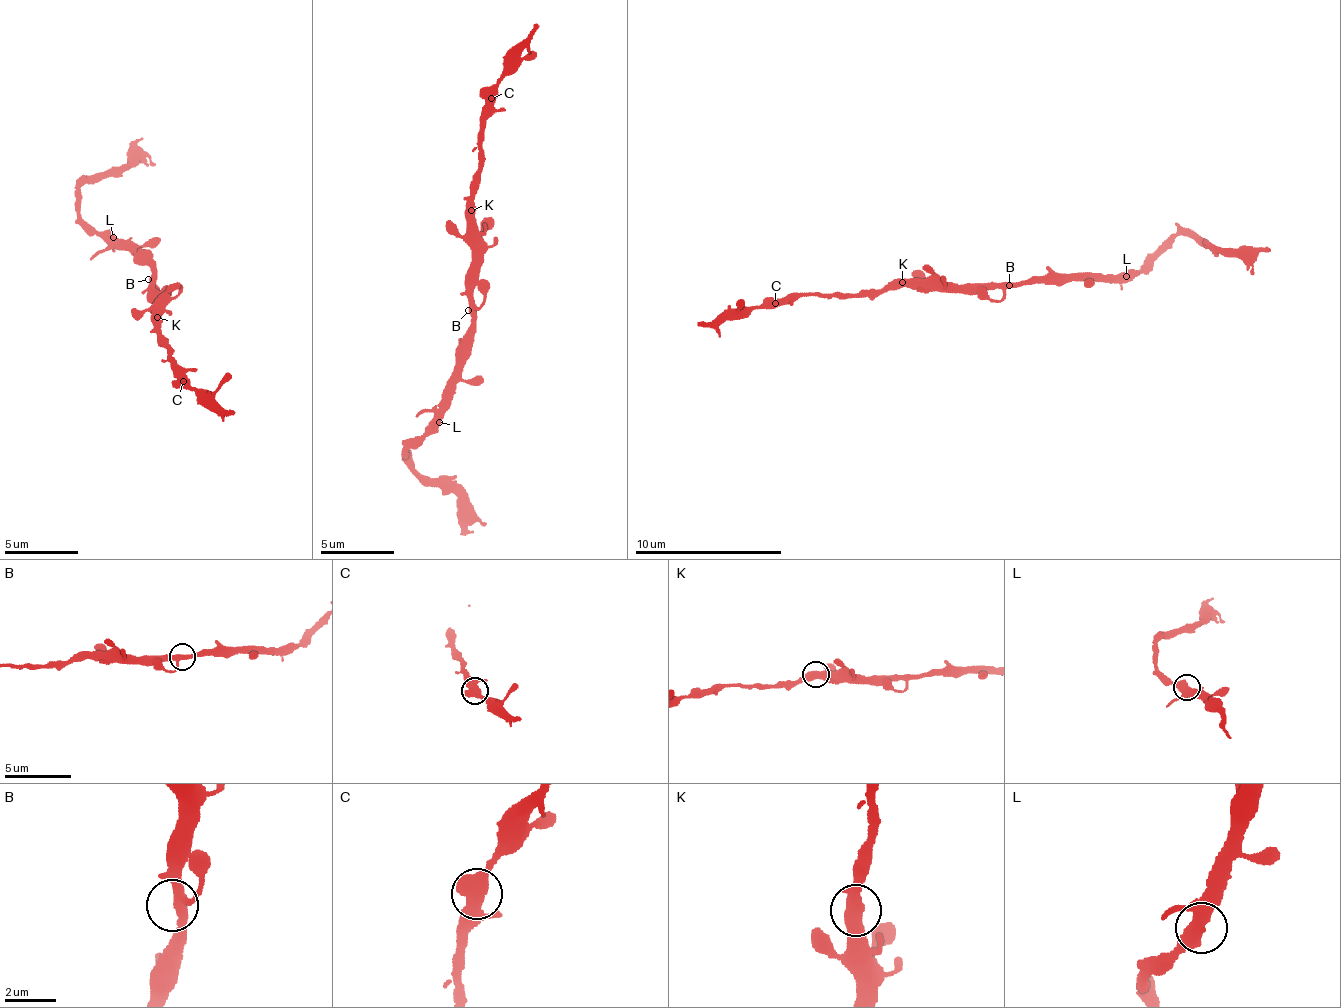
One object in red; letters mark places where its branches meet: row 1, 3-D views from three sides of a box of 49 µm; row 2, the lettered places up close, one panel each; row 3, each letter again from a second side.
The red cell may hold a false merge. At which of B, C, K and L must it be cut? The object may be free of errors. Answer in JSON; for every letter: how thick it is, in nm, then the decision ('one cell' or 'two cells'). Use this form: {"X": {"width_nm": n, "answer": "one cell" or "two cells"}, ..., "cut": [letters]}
{"B": {"width_nm": 320, "answer": "one cell"}, "C": {"width_nm": 550, "answer": "one cell"}, "K": {"width_nm": 480, "answer": "one cell"}, "L": {"width_nm": 550, "answer": "one cell"}, "cut": []}

